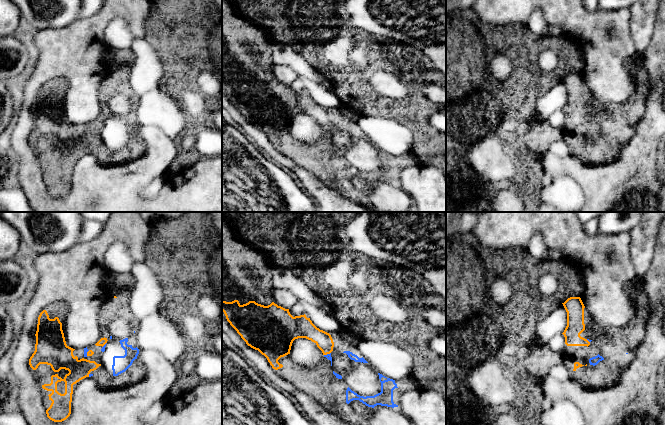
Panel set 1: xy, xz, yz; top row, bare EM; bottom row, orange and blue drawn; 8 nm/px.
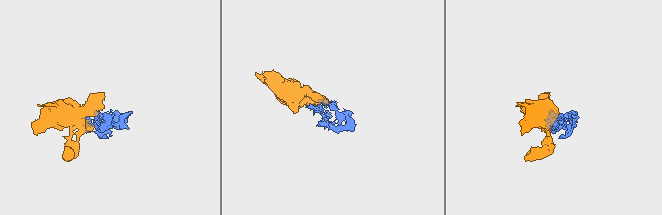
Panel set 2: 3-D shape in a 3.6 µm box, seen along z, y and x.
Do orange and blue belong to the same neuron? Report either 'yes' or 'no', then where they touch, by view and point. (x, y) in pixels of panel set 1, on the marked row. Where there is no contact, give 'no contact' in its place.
yes; contact xz (327, 353)

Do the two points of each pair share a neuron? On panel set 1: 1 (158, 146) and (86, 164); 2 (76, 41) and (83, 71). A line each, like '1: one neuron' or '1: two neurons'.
1: one neuron
2: one neuron

